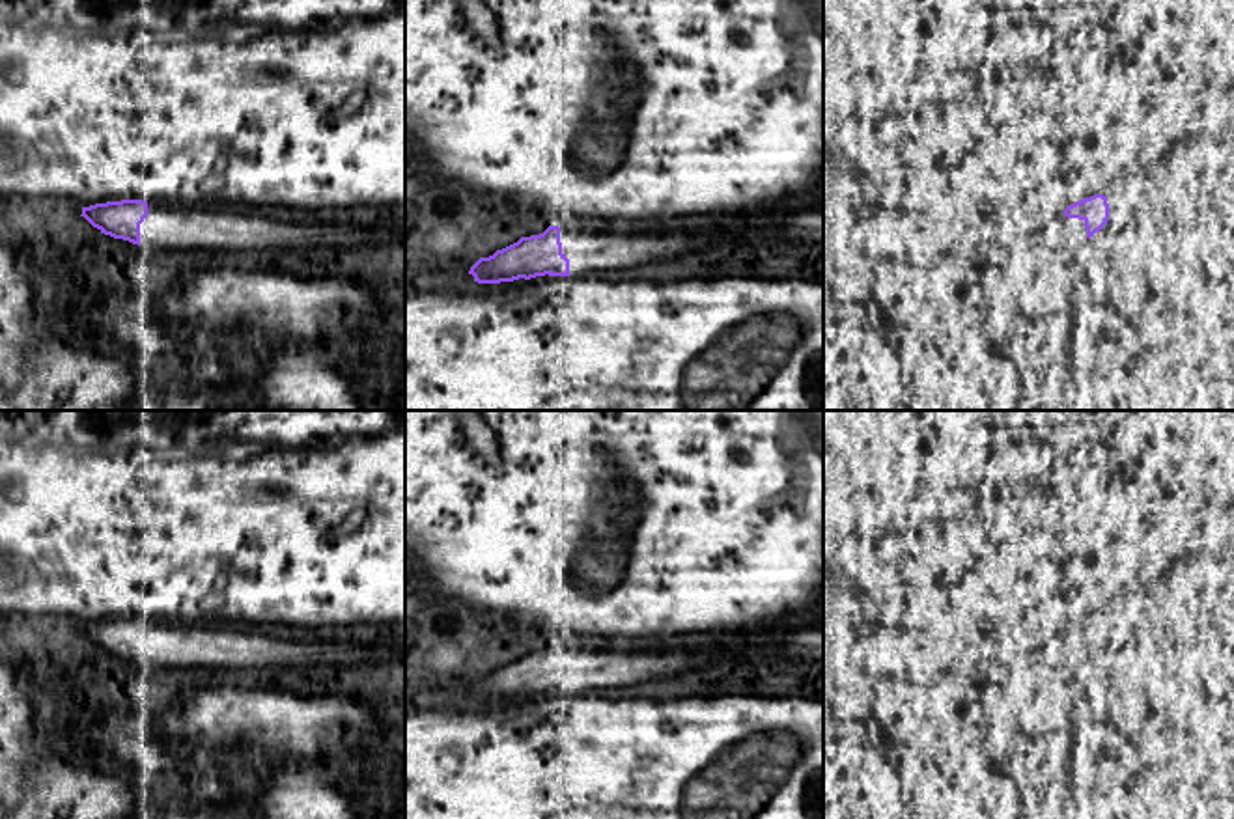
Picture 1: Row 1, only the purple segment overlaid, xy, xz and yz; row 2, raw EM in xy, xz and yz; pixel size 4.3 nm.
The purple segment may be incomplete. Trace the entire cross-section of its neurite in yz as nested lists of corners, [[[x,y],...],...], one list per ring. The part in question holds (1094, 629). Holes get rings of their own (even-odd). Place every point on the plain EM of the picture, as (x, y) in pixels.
[[[1094,612],[1068,623],[1057,640],[1057,653],[1070,668],[1085,662],[1109,638],[1107,614]]]

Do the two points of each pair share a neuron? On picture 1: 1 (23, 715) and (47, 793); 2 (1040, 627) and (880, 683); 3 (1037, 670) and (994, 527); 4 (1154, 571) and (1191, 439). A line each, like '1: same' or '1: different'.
1: same
2: different
3: different
4: same

